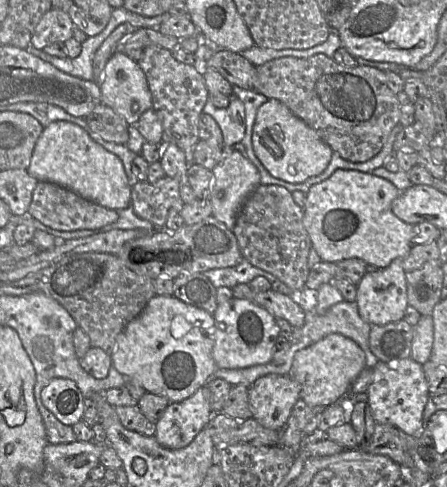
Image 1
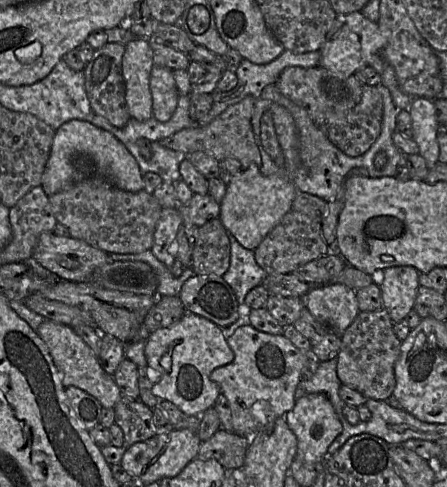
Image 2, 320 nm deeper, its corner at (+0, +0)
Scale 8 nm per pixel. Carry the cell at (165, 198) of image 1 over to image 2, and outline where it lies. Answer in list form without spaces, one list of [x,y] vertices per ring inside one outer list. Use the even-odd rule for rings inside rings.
[[[163,207],[154,233],[154,256],[167,268],[175,261],[175,245],[178,231],[182,225],[182,217],[177,208]]]

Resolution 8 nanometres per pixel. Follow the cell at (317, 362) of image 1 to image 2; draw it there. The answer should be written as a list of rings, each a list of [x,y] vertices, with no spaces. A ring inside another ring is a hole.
[[[308,394],[296,400],[294,407],[285,414],[285,420],[297,438],[296,456],[304,465],[324,461],[328,448],[342,432],[342,424],[329,399],[323,394]]]

